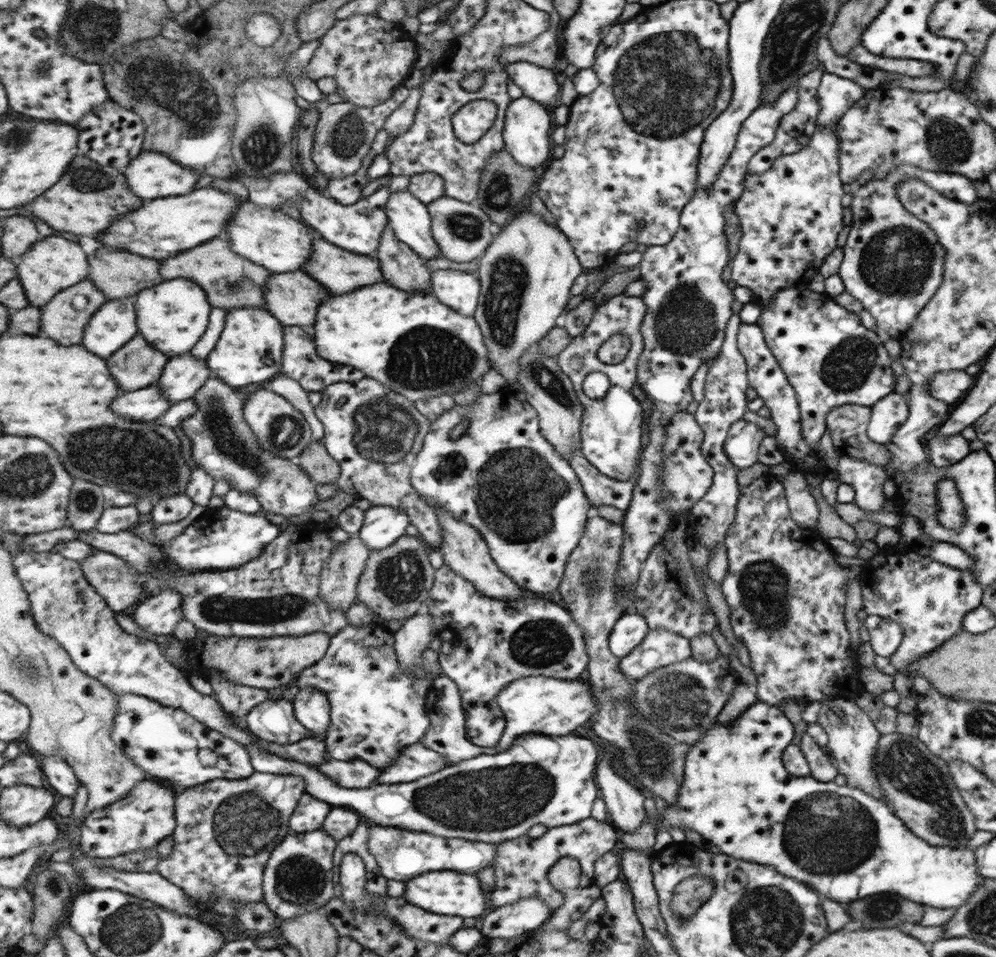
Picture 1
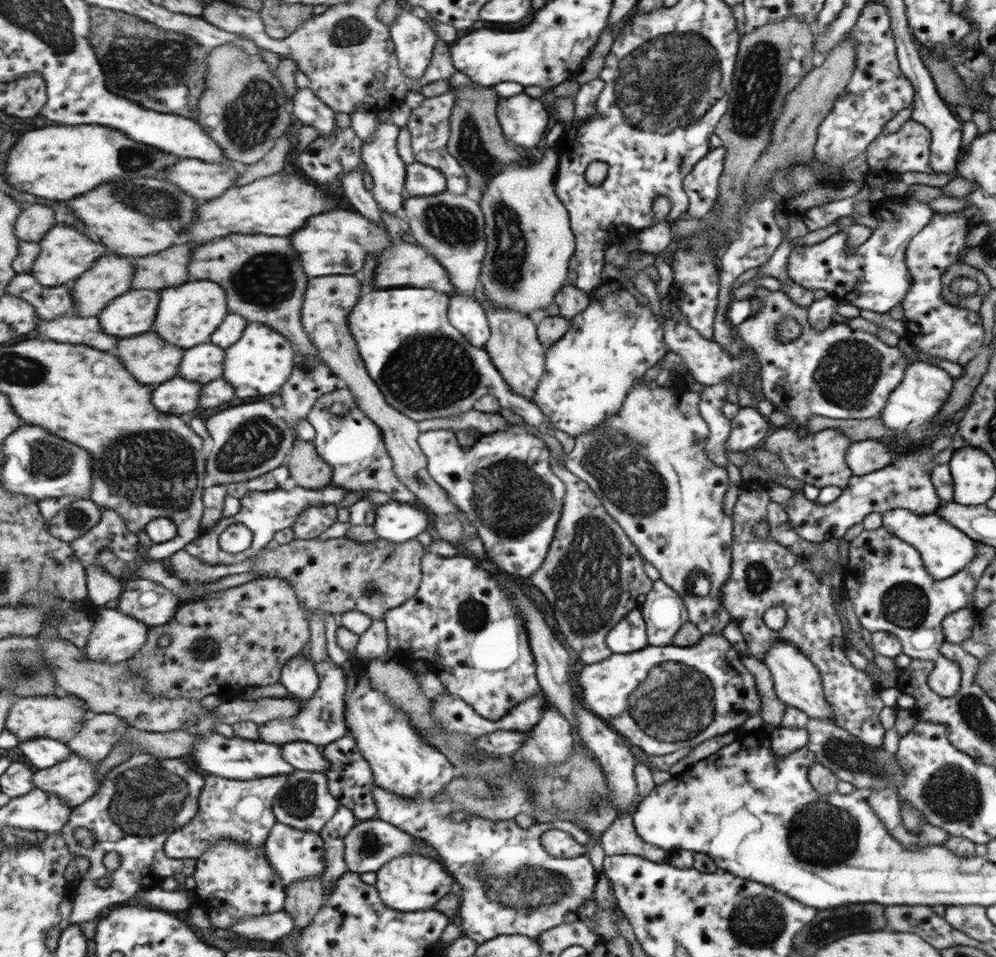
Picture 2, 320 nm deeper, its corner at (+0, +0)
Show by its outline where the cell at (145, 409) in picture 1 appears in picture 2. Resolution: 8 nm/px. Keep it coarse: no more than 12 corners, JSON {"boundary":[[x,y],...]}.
{"boundary":[[169,380],[155,390],[165,414],[185,414],[199,406],[203,384]]}

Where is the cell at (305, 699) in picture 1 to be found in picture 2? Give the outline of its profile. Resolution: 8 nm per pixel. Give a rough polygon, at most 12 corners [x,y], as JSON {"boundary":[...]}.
{"boundary":[[292,656],[280,682],[293,699],[309,700],[321,687],[314,661]]}

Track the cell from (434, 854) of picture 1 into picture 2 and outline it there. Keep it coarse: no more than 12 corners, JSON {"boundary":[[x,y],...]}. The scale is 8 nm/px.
{"boundary":[[384,820],[345,837],[348,871],[377,872],[423,840]]}

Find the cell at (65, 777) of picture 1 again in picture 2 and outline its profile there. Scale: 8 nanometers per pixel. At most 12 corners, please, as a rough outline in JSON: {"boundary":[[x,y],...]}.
{"boundary":[[46,737],[23,741],[18,748],[38,770],[65,762],[67,741]]}

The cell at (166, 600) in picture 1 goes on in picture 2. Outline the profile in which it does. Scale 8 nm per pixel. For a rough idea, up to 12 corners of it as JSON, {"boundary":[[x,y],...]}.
{"boundary":[[102,608],[82,653],[126,661],[150,628],[122,609]]}

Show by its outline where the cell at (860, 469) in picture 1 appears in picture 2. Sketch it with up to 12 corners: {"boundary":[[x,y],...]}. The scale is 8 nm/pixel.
{"boundary":[[881,513],[881,527],[917,549],[935,582],[961,570],[974,540],[933,513]]}

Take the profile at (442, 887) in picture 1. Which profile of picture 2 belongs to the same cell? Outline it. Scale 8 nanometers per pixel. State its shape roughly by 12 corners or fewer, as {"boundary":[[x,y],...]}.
{"boundary":[[393,858],[375,885],[389,908],[431,909],[449,892],[437,862]]}

